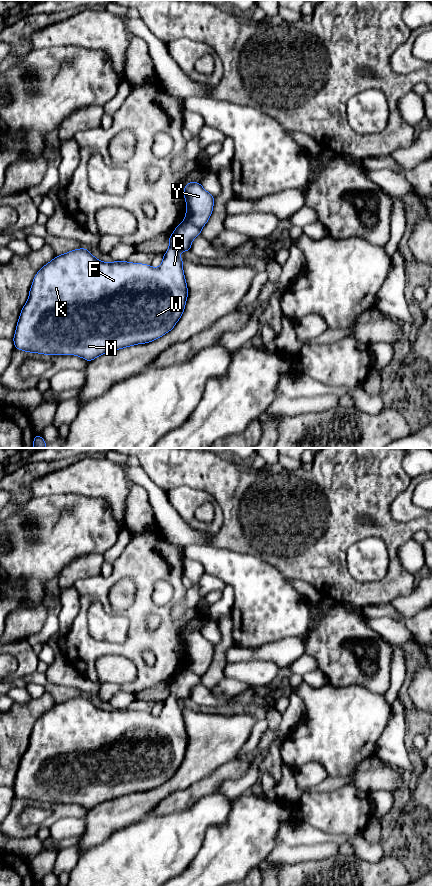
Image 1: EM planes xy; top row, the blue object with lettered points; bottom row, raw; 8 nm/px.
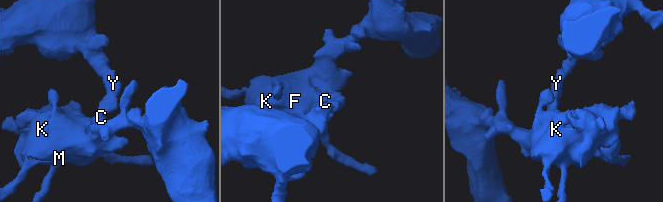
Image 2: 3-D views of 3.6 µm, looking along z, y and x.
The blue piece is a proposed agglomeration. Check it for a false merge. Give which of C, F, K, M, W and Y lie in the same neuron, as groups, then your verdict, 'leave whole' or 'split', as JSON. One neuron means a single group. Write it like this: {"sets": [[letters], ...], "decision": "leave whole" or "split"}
{"sets": [["C", "F", "K", "M", "W"], ["Y"]], "decision": "split"}

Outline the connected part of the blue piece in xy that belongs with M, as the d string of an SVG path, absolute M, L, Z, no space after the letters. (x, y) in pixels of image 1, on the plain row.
M185 668L180 670L169 684L169 697L158 716L128 709L102 710L86 696L56 704L33 727L29 746L20 760L12 787L15 796L50 804L75 803L90 810L102 802L149 791L162 785L174 776L184 760L188 735L183 707L179 701L191 699L191 691L198 683L201 683L199 676Z

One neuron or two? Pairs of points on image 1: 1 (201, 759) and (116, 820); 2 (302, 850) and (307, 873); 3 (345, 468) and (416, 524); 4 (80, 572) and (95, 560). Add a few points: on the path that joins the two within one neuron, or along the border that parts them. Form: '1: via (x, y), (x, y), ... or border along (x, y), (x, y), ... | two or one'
1: via (180, 780), (137, 806) | one
2: border along (328, 857), (295, 863), (281, 862) | two
3: via (362, 488), (375, 508), (396, 527) | one
4: via (84, 568), (91, 563) | one

